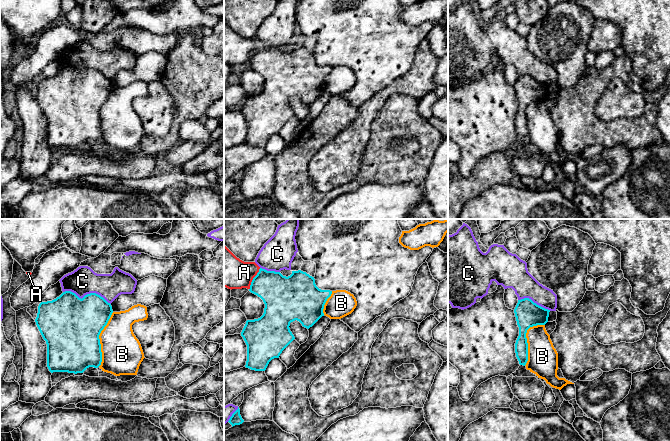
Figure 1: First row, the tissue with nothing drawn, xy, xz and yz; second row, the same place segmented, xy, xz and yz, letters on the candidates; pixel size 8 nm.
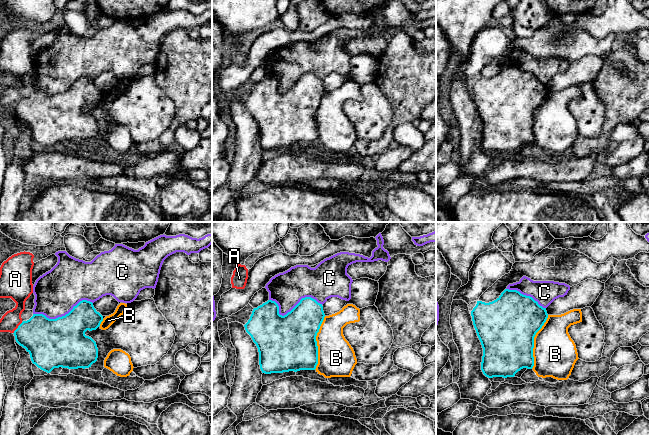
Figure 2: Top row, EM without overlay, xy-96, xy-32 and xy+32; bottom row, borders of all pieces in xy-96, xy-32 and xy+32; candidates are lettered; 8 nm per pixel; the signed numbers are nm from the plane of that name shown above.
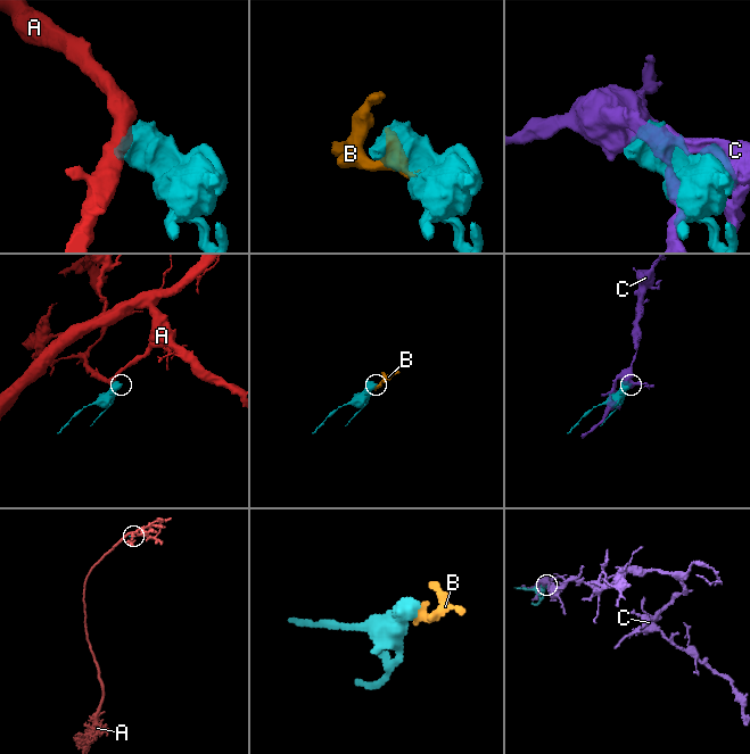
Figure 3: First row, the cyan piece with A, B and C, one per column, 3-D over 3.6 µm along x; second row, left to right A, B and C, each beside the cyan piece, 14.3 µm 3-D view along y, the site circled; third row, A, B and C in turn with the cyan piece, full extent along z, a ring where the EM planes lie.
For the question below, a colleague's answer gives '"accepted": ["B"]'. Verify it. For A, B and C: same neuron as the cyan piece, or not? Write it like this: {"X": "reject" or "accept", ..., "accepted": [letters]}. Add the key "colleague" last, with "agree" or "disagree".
{"A": "reject", "B": "reject", "C": "reject", "accepted": [], "colleague": "disagree"}

